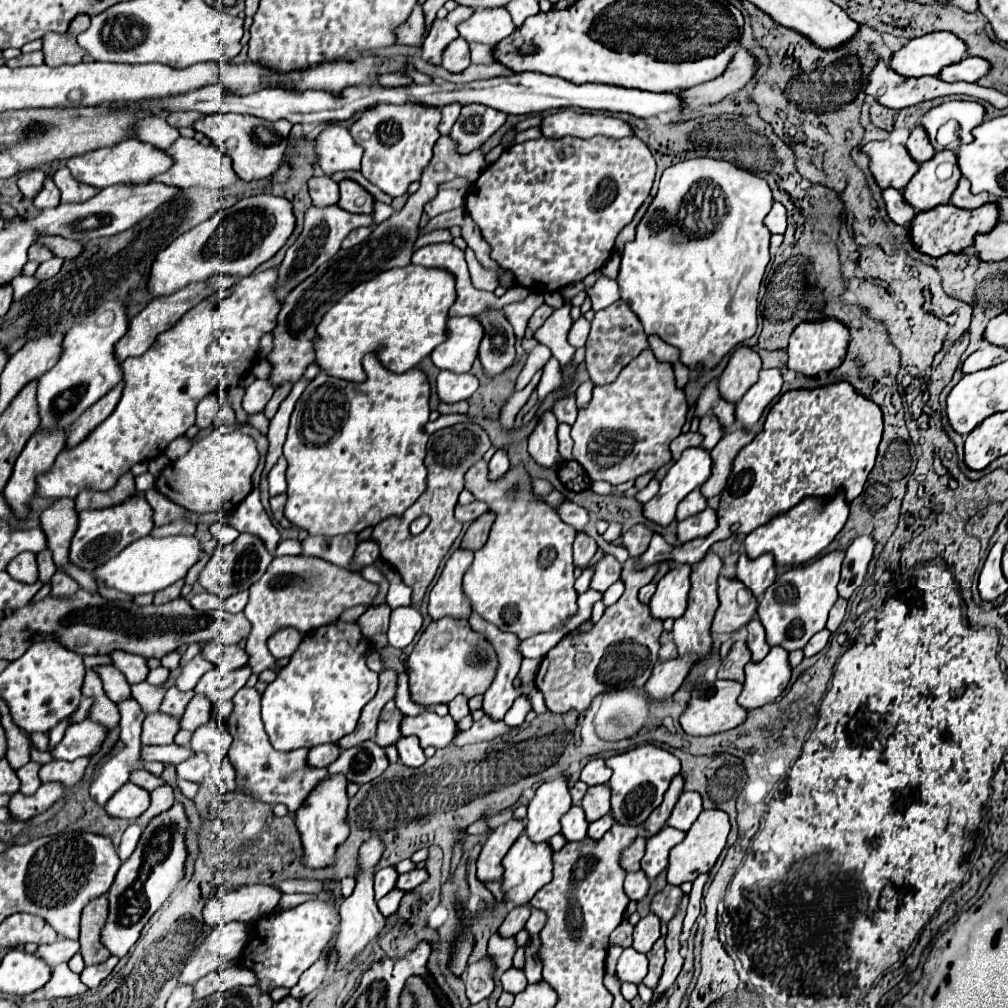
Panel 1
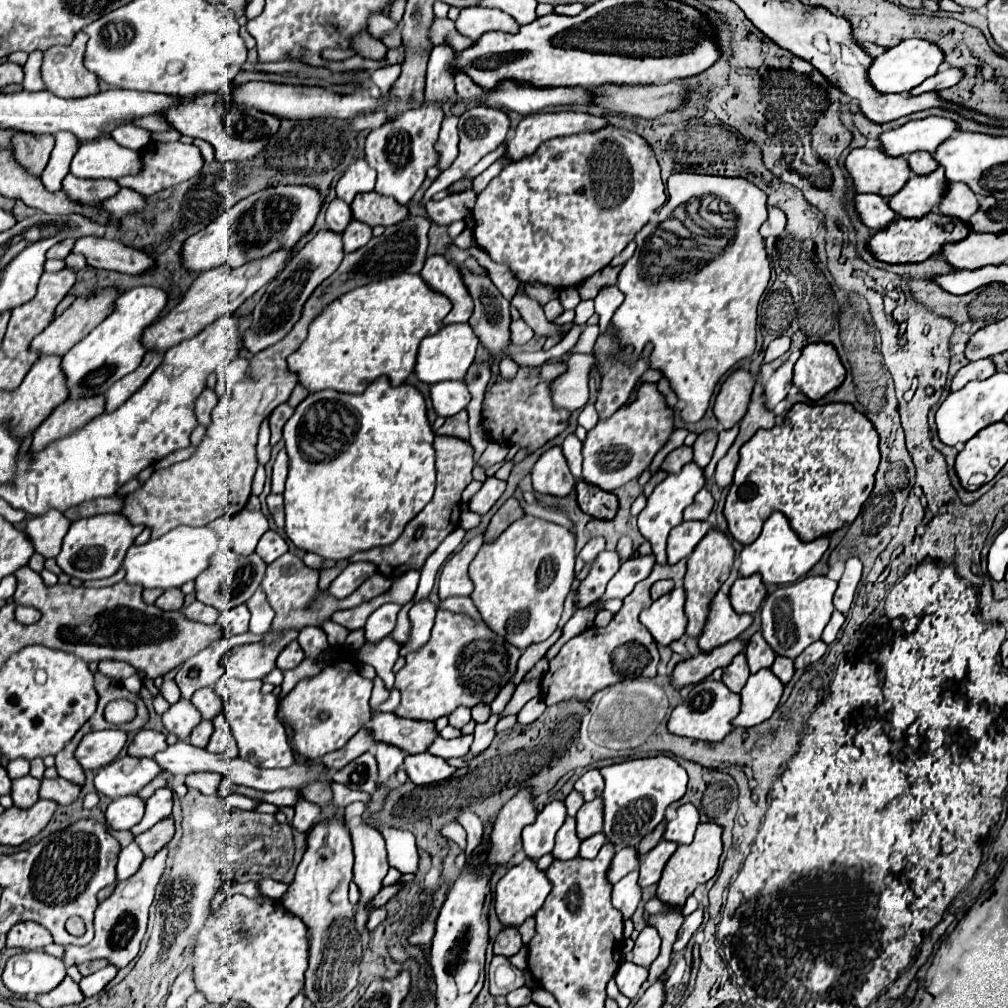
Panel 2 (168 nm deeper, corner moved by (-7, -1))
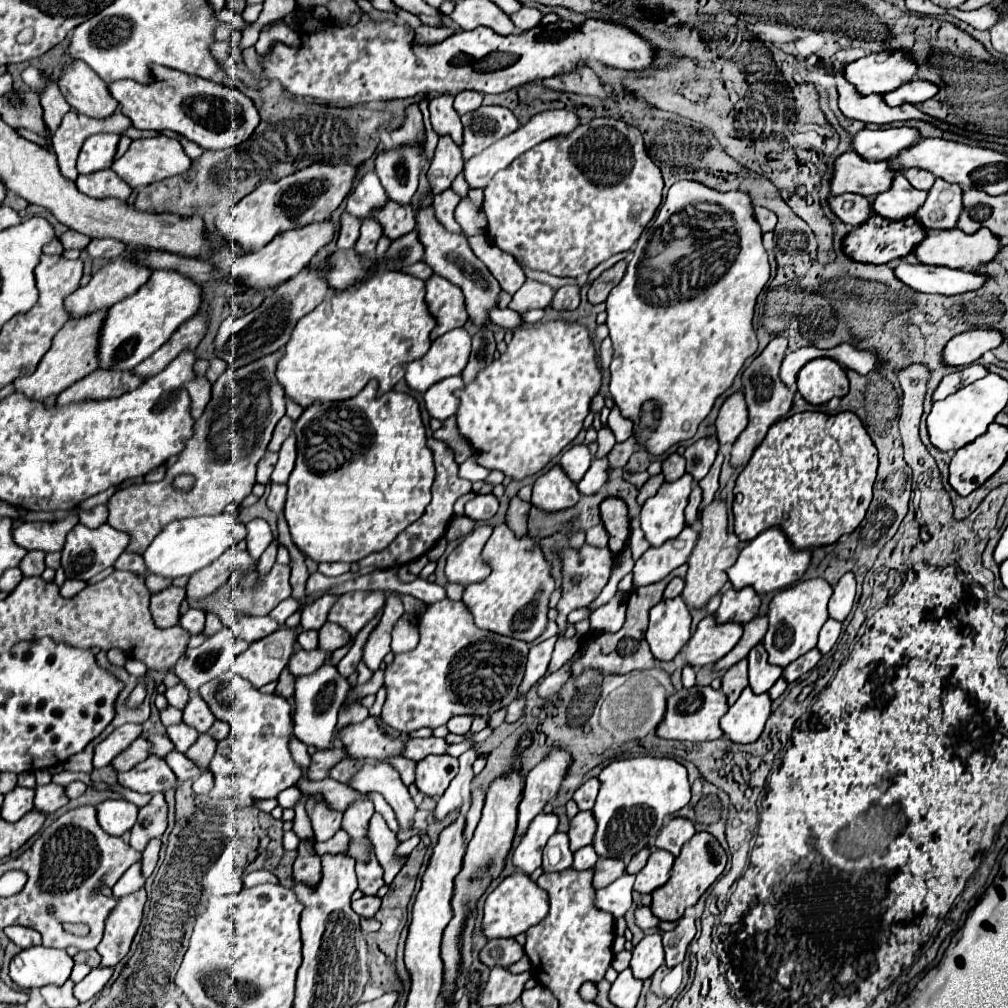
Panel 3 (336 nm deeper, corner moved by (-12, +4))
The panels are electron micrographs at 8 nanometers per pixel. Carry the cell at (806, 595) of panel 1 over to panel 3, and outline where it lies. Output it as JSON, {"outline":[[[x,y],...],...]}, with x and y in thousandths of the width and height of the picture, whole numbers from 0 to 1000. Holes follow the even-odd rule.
{"outline":[[[808,573],[808,575],[792,577],[780,585],[774,585],[766,593],[764,605],[762,605],[764,623],[758,631],[758,643],[762,647],[764,659],[780,663],[784,657],[800,649],[800,645],[806,645],[810,641],[812,627],[815,619],[821,615],[823,589],[825,589],[825,581],[815,573]]]}

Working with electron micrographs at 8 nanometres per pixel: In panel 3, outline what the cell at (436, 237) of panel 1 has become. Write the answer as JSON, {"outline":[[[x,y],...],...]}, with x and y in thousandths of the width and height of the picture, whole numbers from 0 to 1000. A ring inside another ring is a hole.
{"outline":[[[470,234],[470,236],[464,236],[464,240],[472,256],[478,258],[488,270],[488,274],[496,280],[498,288],[502,288],[504,292],[510,292],[520,282],[522,274],[508,252],[498,250],[494,244],[488,242],[484,234]]]}

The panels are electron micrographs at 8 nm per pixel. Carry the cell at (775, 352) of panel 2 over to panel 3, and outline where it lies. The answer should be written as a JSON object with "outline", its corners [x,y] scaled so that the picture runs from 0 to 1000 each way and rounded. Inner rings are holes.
{"outline":[[[768,335],[748,357],[742,365],[738,365],[736,369],[736,387],[738,387],[738,393],[740,393],[740,401],[742,401],[742,409],[744,409],[744,419],[742,423],[738,425],[738,429],[732,433],[732,437],[728,438],[726,442],[726,462],[736,462],[740,460],[748,446],[754,442],[754,438],[758,437],[762,425],[772,419],[774,415],[778,415],[786,403],[786,395],[788,395],[788,389],[778,383],[778,379],[774,377],[774,361],[776,361],[776,355],[780,351],[780,345],[782,345],[782,337],[780,335]]]}

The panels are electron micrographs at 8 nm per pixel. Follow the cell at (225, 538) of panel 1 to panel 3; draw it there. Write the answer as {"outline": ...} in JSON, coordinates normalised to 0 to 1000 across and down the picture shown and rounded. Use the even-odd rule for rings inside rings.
{"outline":[[[258,514],[246,518],[244,524],[246,524],[246,532],[244,532],[246,550],[248,550],[252,556],[256,556],[272,532],[270,532],[270,528],[268,528],[268,522],[266,522],[262,516],[258,516]]]}

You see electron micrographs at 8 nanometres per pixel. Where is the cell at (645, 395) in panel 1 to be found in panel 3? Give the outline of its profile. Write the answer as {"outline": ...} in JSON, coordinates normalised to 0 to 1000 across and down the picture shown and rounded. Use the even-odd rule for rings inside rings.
{"outline":[[[589,454],[589,456],[587,456],[587,462],[583,464],[583,468],[581,468],[579,474],[573,478],[575,490],[585,492],[585,490],[595,488],[595,484],[601,480],[601,474],[603,474],[601,466],[603,466],[603,456],[601,456],[601,454],[597,454],[597,456],[591,456],[591,454]]]}

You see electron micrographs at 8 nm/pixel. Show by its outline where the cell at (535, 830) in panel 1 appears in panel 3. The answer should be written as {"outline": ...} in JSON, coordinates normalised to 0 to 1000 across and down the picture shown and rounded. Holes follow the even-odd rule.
{"outline":[[[534,808],[520,831],[516,833],[514,841],[510,843],[508,857],[514,865],[526,869],[532,861],[538,857],[538,841],[542,839],[544,831],[552,825],[554,821],[554,810],[552,808]]]}

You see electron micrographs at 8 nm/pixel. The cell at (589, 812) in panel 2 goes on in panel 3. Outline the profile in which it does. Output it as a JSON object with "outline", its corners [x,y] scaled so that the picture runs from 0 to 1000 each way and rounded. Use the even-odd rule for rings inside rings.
{"outline":[[[573,806],[565,813],[565,823],[563,823],[563,833],[565,833],[565,843],[573,845],[575,841],[583,839],[589,831],[589,810],[587,806]]]}

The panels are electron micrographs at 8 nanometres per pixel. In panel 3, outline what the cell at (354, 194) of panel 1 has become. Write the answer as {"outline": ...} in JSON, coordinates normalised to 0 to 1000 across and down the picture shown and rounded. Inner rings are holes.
{"outline":[[[385,200],[379,208],[375,208],[375,212],[371,212],[371,216],[379,222],[381,232],[387,238],[399,236],[401,232],[409,230],[411,224],[413,224],[409,204],[399,204],[399,214],[391,214],[393,208],[395,208],[395,202],[393,200]]]}

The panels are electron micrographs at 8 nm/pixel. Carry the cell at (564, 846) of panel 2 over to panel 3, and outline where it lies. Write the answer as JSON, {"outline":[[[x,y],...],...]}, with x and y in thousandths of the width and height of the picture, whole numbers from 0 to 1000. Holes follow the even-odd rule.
{"outline":[[[550,827],[540,839],[540,865],[558,865],[567,859],[567,845],[563,841],[562,827]]]}

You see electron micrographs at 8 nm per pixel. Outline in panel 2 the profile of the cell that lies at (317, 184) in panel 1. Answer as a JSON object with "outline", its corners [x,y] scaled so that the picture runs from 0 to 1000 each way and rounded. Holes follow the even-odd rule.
{"outline":[[[332,195],[332,197],[326,201],[326,205],[324,205],[322,217],[324,217],[324,223],[326,223],[330,229],[342,229],[344,221],[348,219],[348,207],[346,207],[346,203],[344,203],[340,197]]]}

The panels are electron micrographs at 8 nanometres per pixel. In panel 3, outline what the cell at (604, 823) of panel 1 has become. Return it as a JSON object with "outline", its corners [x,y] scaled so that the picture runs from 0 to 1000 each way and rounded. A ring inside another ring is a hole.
{"outline":[[[581,839],[581,841],[573,843],[573,847],[569,847],[567,861],[569,863],[583,863],[583,861],[589,861],[589,855],[591,853],[593,853],[593,849],[589,847],[589,841],[587,839]]]}

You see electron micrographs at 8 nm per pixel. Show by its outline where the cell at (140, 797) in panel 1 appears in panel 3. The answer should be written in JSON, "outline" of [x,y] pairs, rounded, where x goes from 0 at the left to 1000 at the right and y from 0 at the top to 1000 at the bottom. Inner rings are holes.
{"outline":[[[103,794],[95,800],[97,817],[109,829],[121,829],[135,815],[137,802],[127,794]]]}

